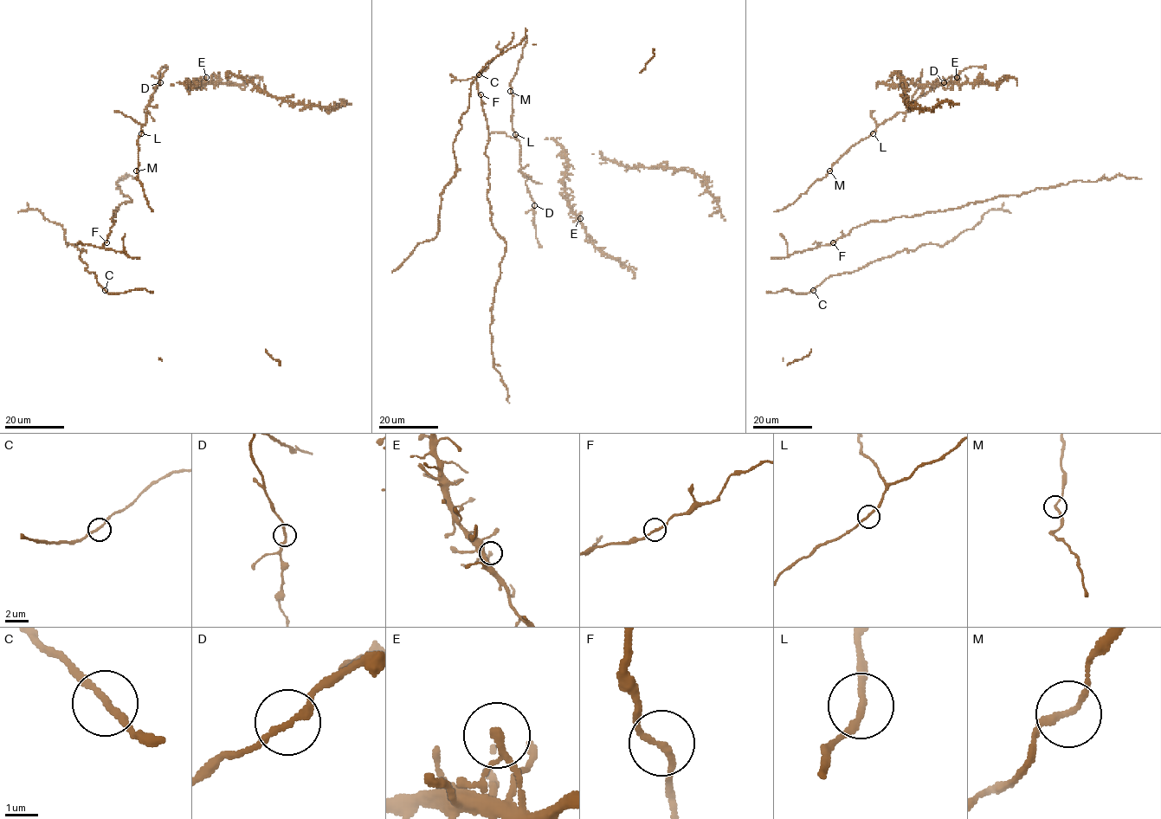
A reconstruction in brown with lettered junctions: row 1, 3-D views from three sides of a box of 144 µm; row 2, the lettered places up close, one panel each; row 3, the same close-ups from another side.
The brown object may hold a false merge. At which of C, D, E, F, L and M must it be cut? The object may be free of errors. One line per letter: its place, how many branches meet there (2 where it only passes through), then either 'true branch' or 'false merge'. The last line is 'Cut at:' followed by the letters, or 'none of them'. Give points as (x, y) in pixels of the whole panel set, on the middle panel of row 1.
C: place (479, 74); branches 2; true branch
D: place (534, 205); branches 2; true branch
E: place (580, 218); branches 2; true branch
F: place (480, 94); branches 2; true branch
L: place (515, 134); branches 2; true branch
M: place (510, 91); branches 2; true branch
Cut at: none of them

